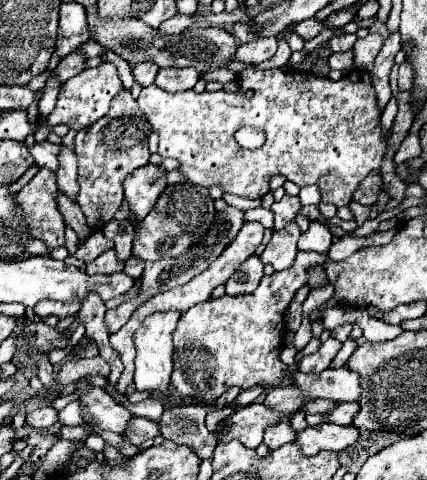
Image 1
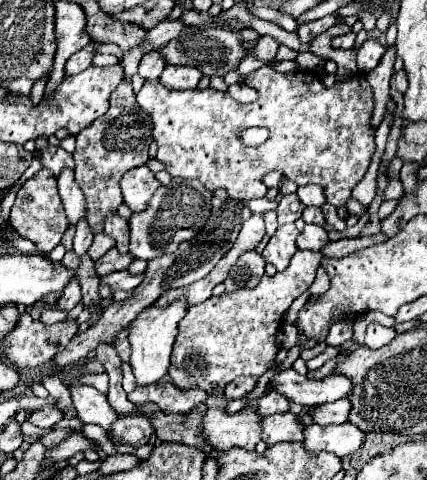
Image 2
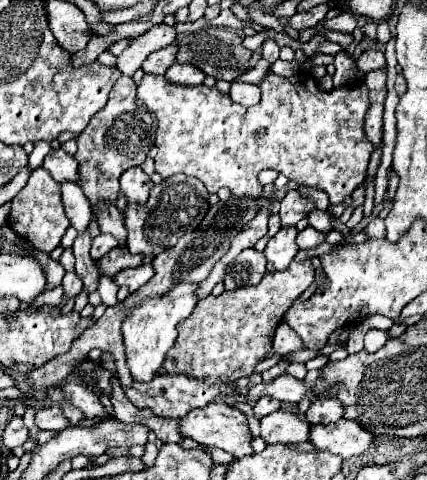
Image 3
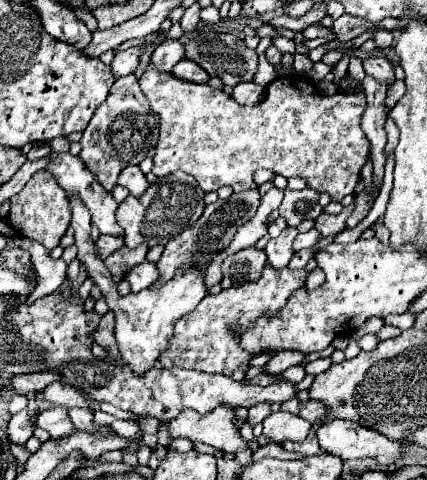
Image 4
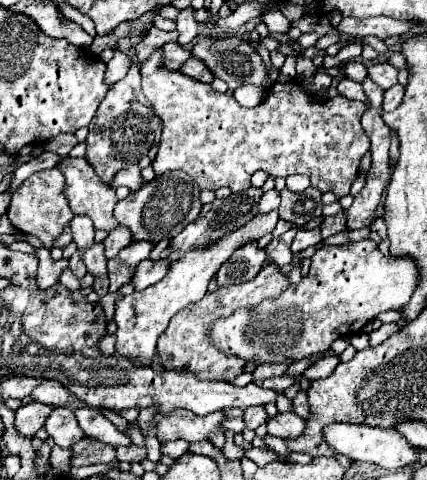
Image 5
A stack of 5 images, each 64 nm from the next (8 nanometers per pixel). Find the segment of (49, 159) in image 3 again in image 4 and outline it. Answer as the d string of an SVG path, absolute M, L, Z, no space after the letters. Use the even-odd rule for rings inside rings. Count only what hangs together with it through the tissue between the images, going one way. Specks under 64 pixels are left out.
M52 152L48 160L48 172L58 180L58 184L66 192L76 192L88 206L92 214L92 224L98 226L100 234L116 234L122 236L122 228L116 222L116 208L112 194L104 192L104 188L92 178L92 174L84 168L82 160L72 154Z

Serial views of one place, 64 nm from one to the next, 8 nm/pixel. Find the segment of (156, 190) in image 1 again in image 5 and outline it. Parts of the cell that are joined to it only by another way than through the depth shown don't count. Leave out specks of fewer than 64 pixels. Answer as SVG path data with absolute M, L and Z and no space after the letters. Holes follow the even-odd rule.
M128 164L126 168L122 168L116 176L114 176L114 186L128 186L132 192L136 192L138 188L142 188L142 174L138 164Z

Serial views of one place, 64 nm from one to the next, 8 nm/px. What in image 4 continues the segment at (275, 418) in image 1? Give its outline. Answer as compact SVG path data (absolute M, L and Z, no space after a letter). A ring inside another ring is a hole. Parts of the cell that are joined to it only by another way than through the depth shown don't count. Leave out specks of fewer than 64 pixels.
M220 406L204 414L184 410L178 418L170 420L168 426L172 438L188 438L194 444L202 442L222 452L232 452L240 464L248 464L252 460L252 450L240 434L238 416L232 408Z

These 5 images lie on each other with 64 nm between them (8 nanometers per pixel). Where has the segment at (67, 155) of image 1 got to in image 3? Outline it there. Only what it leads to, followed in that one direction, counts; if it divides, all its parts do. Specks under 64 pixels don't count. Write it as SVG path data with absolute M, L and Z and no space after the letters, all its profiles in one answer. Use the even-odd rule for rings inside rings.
M64 182L60 184L60 188L62 188L62 202L64 202L66 216L70 220L70 226L74 226L78 232L84 232L92 218L92 208L88 198L84 196L78 184Z

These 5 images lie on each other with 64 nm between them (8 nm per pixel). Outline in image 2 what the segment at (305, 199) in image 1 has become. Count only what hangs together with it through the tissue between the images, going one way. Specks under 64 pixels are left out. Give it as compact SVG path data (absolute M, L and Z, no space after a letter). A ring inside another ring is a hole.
M308 184L308 186L300 186L298 188L298 192L296 192L298 196L300 196L300 200L302 200L302 204L306 204L306 206L322 206L326 200L324 200L324 192L322 192L322 188L318 186L318 184Z

